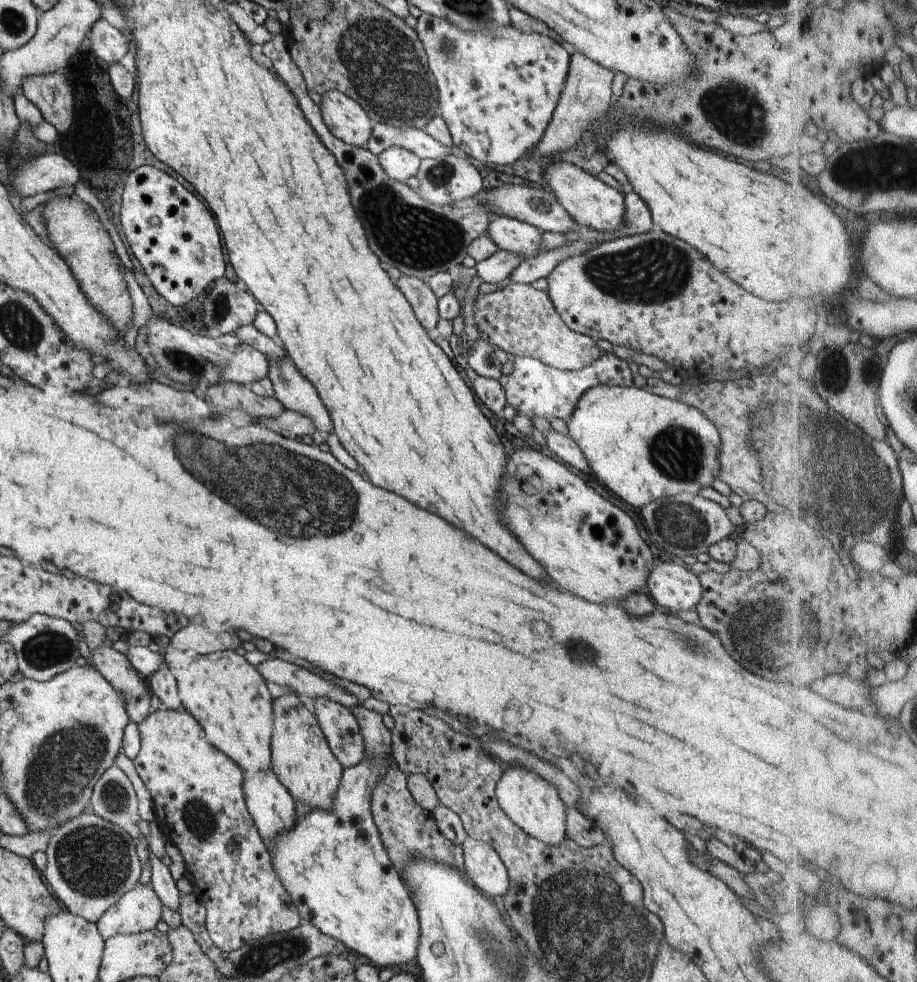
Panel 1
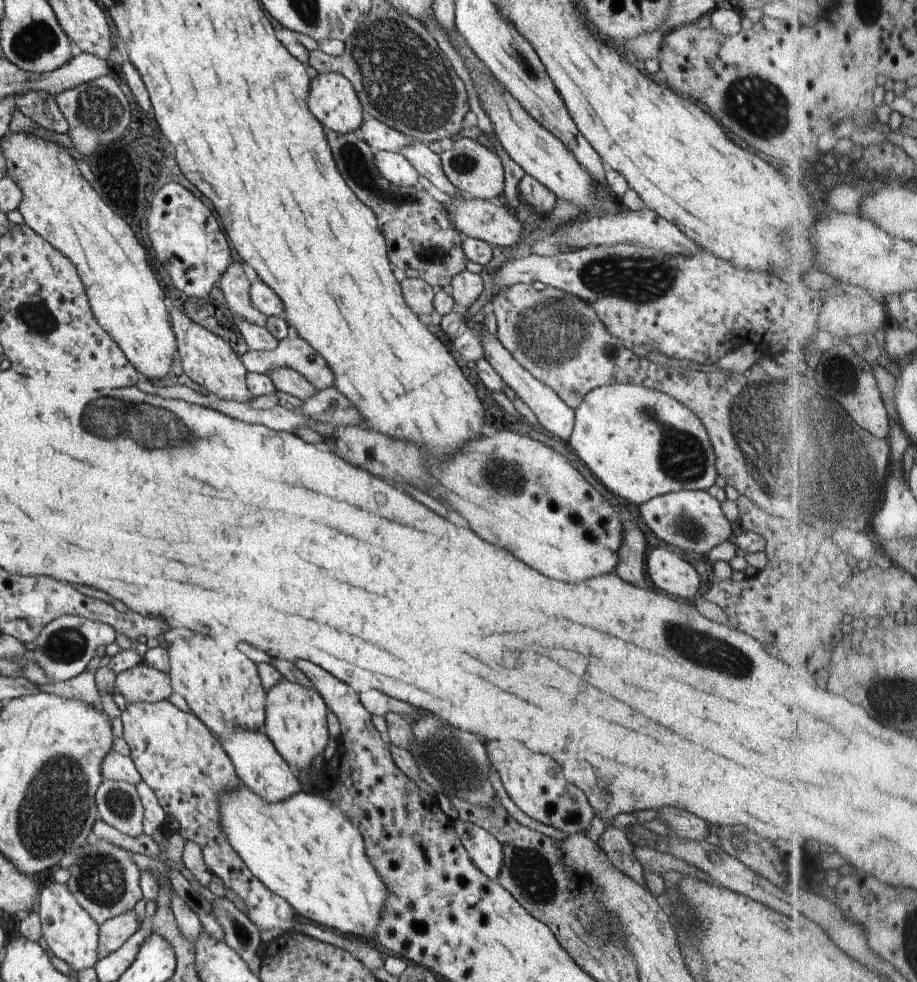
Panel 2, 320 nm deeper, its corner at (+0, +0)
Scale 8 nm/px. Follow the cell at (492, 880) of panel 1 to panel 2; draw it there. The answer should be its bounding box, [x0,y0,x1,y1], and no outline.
[454,819,504,881]

